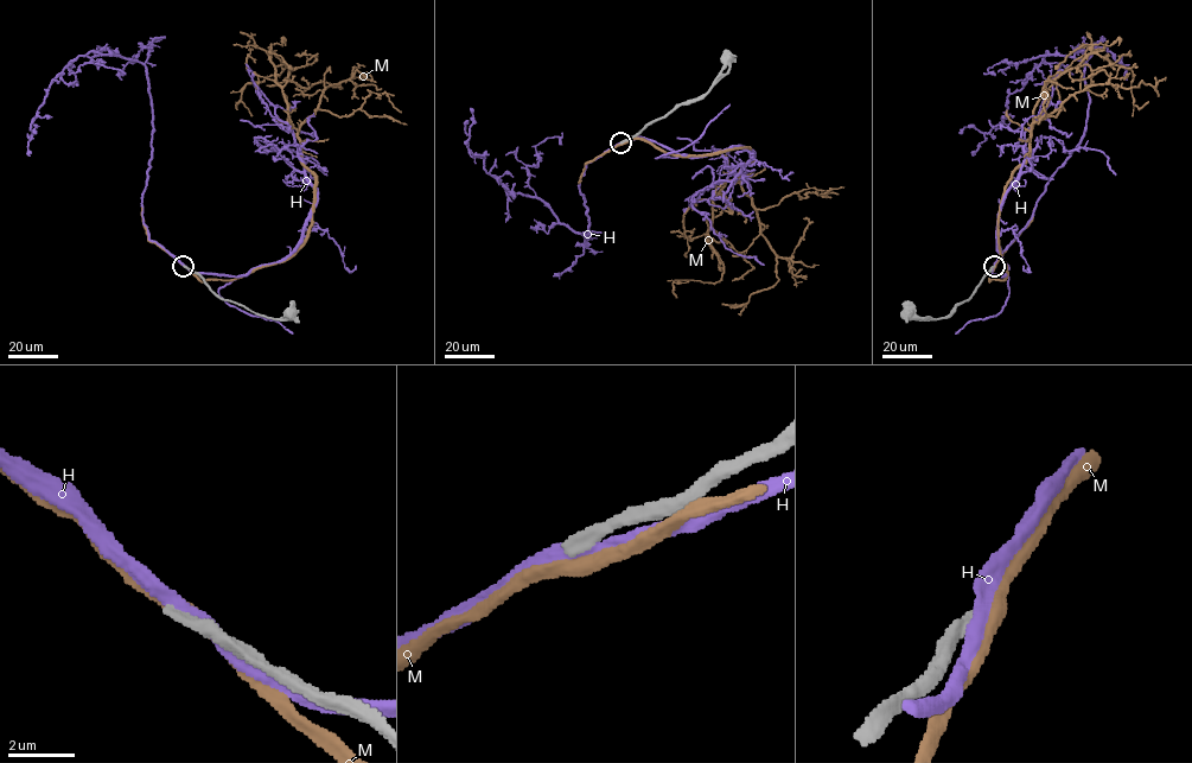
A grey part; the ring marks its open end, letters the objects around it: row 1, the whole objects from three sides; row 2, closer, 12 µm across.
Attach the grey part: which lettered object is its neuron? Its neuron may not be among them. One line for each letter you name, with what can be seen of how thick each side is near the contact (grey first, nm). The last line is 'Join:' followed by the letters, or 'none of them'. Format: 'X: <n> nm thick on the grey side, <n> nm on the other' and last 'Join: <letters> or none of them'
Join: none of them

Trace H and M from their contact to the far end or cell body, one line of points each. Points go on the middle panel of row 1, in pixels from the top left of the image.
H: (622, 142), (588, 161), (579, 180), (588, 239), (540, 199), (509, 192), (486, 172), (469, 151), (470, 108)
M: (622, 142), (750, 148), (712, 198), (721, 279), (673, 283), (676, 297)

